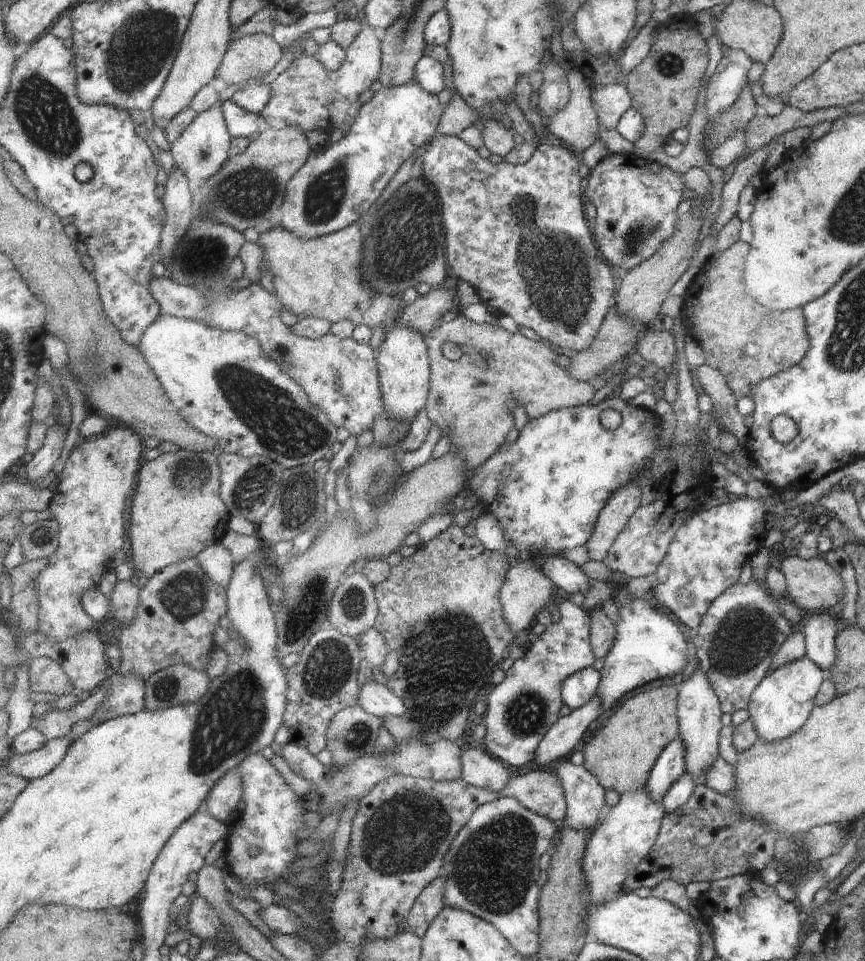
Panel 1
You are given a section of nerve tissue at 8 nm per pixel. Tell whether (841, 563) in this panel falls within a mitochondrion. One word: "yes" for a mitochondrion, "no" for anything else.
no

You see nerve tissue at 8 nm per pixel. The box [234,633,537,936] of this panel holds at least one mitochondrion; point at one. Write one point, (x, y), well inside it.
(404, 834)

